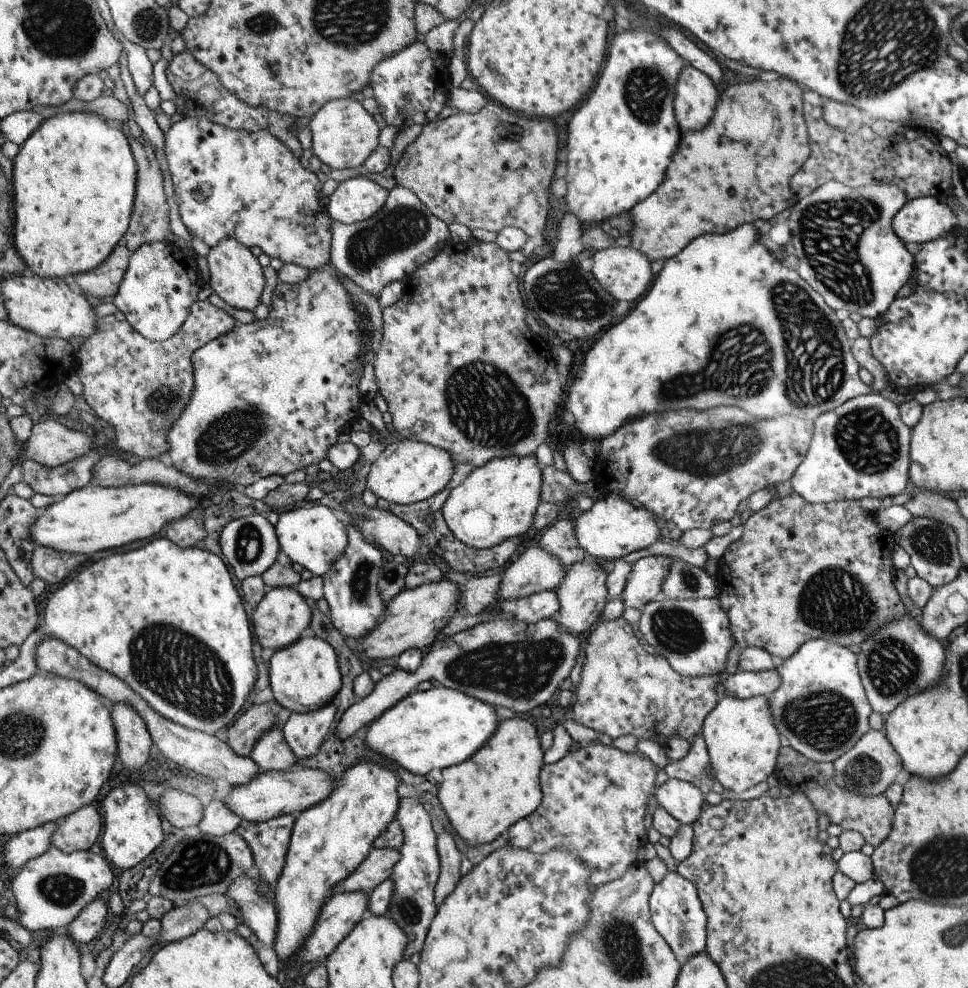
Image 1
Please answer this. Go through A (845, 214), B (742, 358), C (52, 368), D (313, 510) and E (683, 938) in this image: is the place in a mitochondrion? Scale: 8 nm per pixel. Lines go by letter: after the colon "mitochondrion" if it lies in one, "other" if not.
A: mitochondrion
B: mitochondrion
C: other
D: other
E: mitochondrion

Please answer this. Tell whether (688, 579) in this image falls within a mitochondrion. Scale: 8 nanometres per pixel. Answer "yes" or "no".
yes

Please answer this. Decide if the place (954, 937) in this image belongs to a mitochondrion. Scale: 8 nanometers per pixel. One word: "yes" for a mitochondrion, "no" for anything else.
yes

